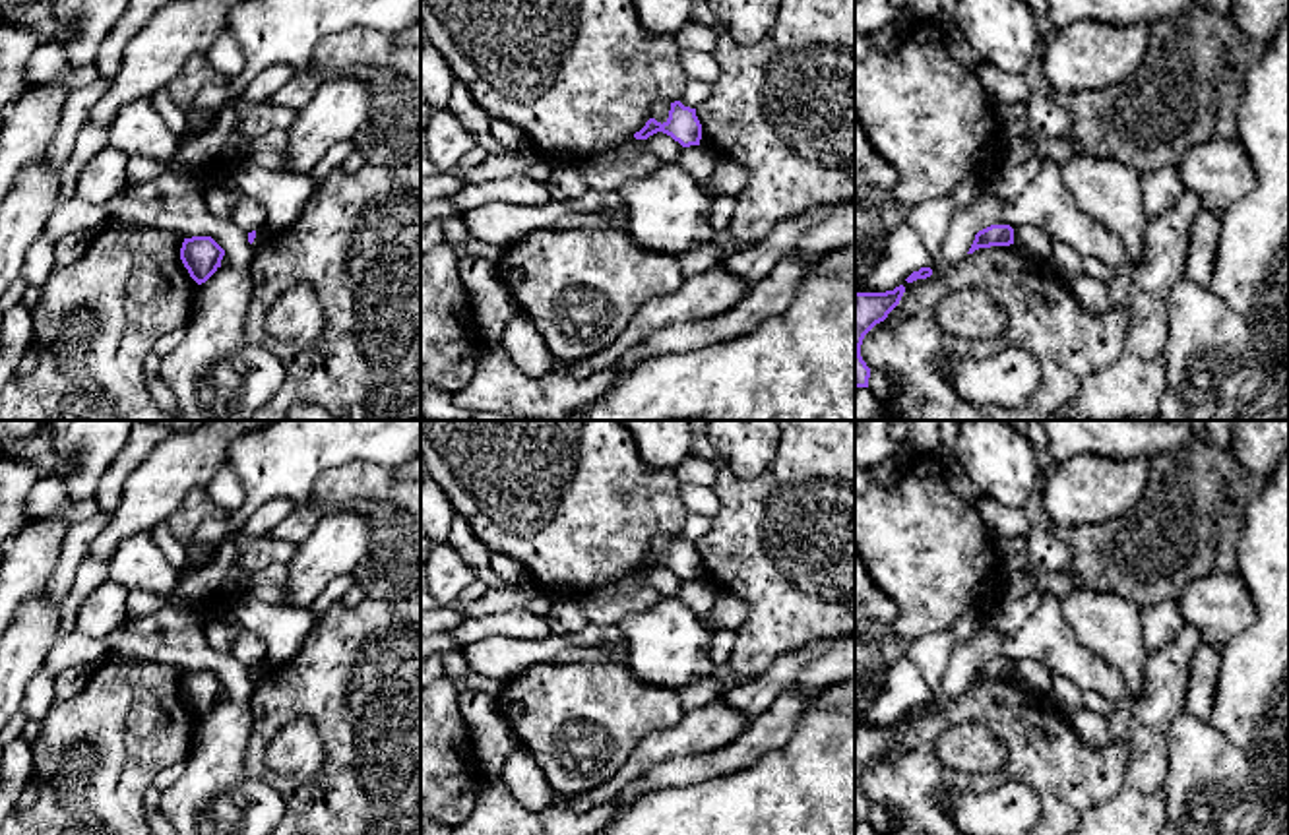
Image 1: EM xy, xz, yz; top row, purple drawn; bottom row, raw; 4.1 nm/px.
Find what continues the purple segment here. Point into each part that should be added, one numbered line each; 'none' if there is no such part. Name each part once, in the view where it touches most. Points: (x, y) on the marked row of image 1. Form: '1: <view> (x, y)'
none

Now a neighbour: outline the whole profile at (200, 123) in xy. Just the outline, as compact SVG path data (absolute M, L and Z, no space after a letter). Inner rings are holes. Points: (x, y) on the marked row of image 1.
M204 52L188 56L176 77L167 85L174 105L182 108L190 120L184 134L196 138L209 132L217 122L217 112L196 112L194 97L204 85L227 85L231 77L217 72Z

